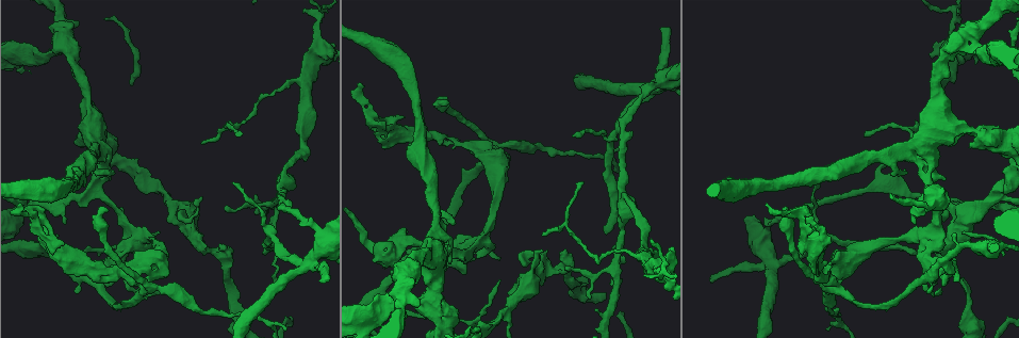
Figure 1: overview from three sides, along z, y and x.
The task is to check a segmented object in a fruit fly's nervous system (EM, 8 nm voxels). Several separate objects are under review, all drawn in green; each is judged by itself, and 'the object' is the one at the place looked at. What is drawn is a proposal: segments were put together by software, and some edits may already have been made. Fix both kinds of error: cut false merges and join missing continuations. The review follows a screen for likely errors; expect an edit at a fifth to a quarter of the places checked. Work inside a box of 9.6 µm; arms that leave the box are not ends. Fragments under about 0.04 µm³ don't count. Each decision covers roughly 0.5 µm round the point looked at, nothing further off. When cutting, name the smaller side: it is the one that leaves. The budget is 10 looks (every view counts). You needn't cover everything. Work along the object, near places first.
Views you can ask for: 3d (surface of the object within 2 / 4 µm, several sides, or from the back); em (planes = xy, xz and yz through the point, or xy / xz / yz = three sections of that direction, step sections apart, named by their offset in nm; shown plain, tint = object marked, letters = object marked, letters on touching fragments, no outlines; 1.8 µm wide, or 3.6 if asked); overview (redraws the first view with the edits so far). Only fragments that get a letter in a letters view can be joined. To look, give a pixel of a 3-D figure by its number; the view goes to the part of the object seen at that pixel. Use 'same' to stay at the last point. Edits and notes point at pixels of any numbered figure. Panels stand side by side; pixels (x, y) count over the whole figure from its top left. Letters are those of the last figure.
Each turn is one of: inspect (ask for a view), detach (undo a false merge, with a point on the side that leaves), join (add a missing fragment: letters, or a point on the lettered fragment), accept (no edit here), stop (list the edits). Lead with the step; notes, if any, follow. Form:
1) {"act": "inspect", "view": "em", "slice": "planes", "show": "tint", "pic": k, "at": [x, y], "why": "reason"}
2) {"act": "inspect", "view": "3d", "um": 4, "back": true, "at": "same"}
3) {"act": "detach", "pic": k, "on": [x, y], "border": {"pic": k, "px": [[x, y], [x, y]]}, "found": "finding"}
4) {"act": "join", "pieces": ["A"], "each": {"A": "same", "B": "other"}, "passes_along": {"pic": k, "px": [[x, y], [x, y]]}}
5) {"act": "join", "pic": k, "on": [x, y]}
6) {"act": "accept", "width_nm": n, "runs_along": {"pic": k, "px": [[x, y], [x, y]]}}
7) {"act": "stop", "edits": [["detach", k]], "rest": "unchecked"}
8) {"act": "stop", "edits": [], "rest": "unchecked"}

{"act": "inspect", "view": "3d", "um": 4, "pic": 1, "at": [836, 282], "why": "arms run side by side"}

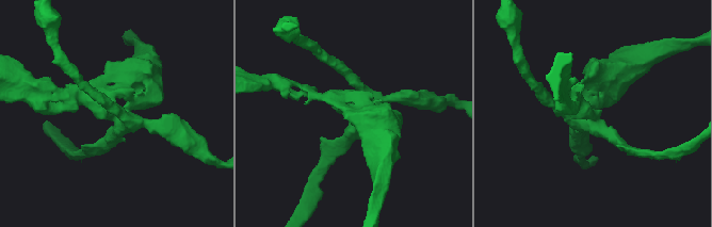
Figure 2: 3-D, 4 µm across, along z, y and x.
{"act": "inspect", "view": "em", "slice": "yz", "step": 4, "show": "tint", "pic": 2, "at": [590, 113], "why": "shape alone is not enough"}

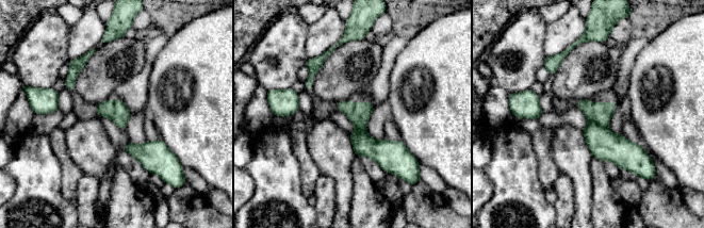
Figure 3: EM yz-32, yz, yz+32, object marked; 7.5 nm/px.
{"act": "inspect", "view": "em", "slice": "planes", "show": "letters", "at": "same"}

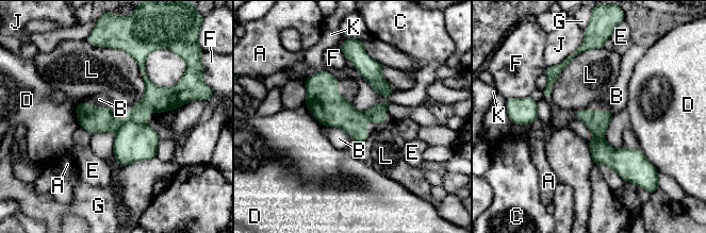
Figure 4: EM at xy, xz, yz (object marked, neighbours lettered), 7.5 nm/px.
{"act": "detach", "pic": 4, "on": [382, 106], "longest_contact_nm": ["L", 500], "each": {"A": "other", "B": "other", "C": "other", "D": "other", "E": "other", "F": "other", "G": "other", "J": "other", "K": "other", "L": "other"}, "border": {"pic": 4, "px": [[386, 110], [379, 110], [370, 116]]}, "found": "two neurons meet here"}

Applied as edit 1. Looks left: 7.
{"act": "inspect", "view": "3d", "um": 4, "pic": 1, "at": [500, 257], "why": "free end"}

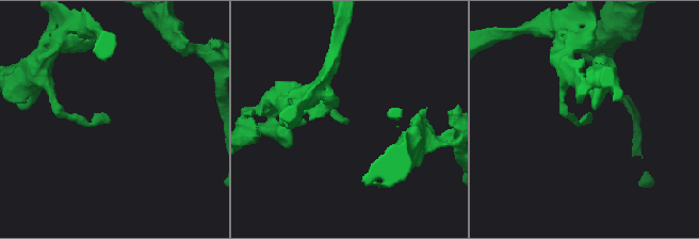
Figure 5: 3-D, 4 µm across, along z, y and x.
{"act": "inspect", "view": "em", "slice": "xz", "step": 4, "show": "plain", "pic": 5, "at": [347, 123], "why": "now the EM"}

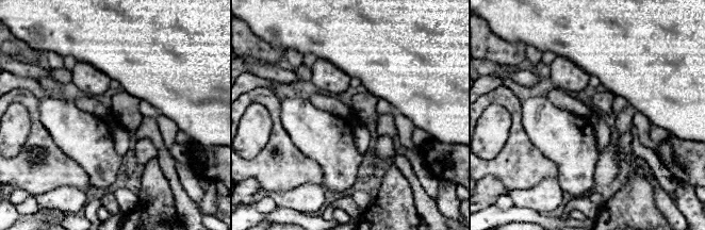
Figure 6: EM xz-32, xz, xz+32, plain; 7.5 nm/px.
{"act": "inspect", "view": "em", "slice": "xz", "step": 4, "show": "letters", "at": "same"}

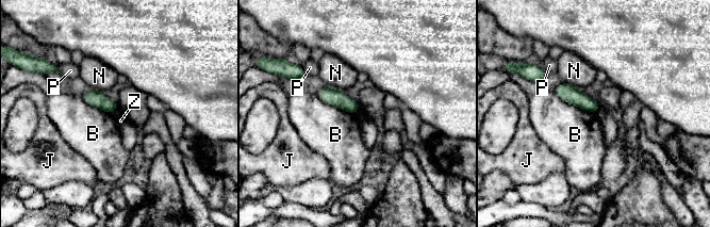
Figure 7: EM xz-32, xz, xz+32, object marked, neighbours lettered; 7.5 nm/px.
{"act": "accept", "each": {"B": "other", "J": "other", "N": "other", "P": "other", "Z": "other"}, "found": "none of them fits"}

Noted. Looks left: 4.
{"act": "inspect", "view": "em", "slice": "planes", "show": "tint", "pic": 1, "at": [591, 298], "why": "an open end"}

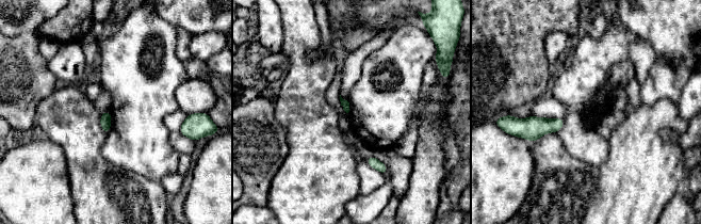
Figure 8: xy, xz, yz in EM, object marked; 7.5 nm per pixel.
{"act": "inspect", "view": "em", "slice": "planes", "show": "letters", "at": "same"}

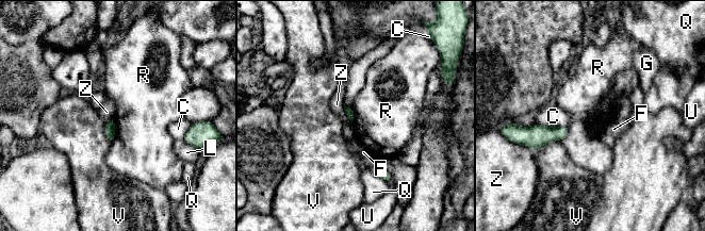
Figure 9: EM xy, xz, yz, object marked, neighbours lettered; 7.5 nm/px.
{"act": "accept", "each": {"C": "other", "F": "other", "G": "other", "L": "other", "Q": "other", "R": "other", "U": "other", "V": "other", "Z": "other"}, "border": {"pic": 9, "px": [[114, 118], [114, 137], [110, 142]]}, "found": "no lettered fragment goes on from it"}

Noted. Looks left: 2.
{"act": "stop", "edits": [["detach", 4]], "rest": "unchecked"}

